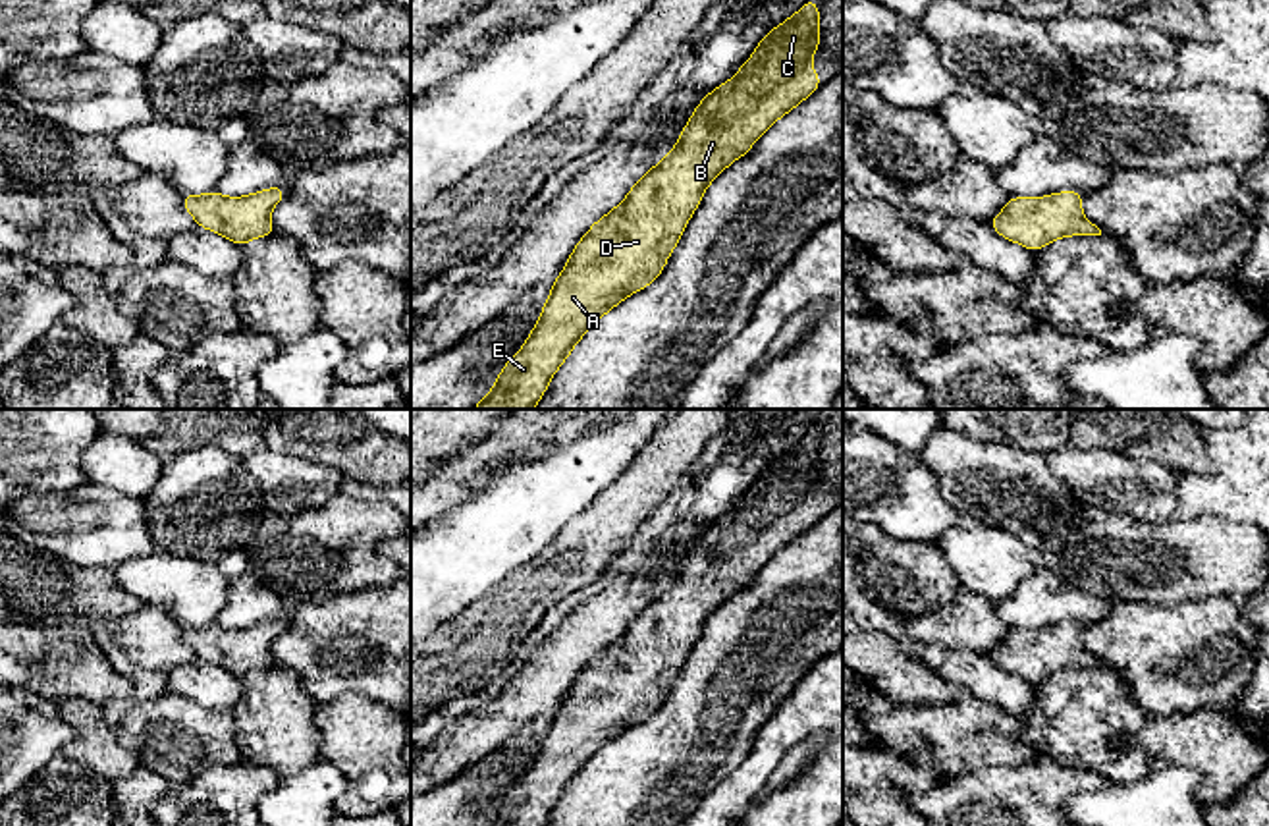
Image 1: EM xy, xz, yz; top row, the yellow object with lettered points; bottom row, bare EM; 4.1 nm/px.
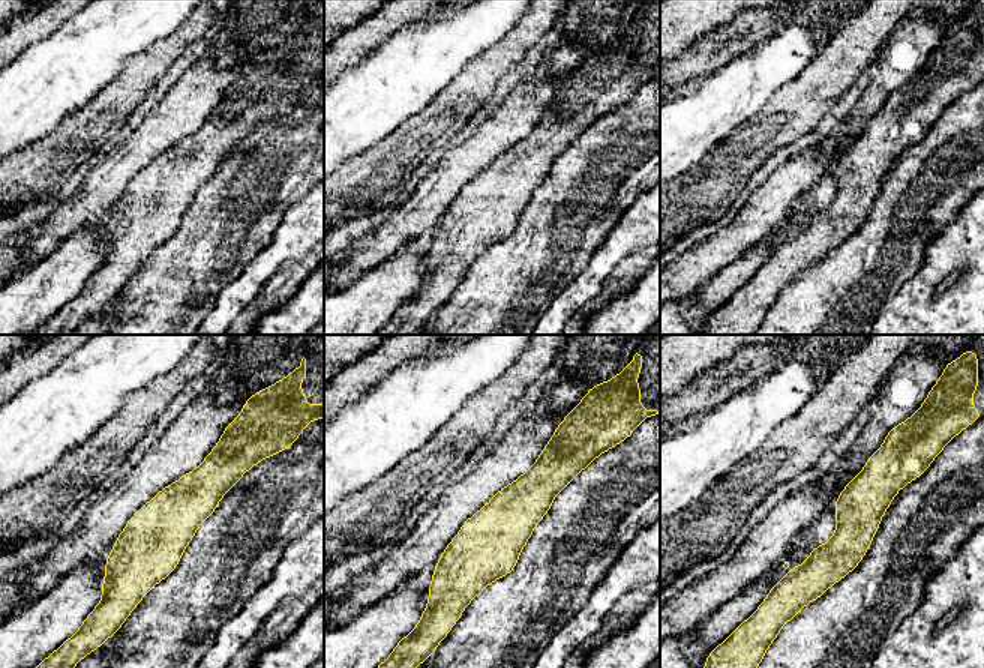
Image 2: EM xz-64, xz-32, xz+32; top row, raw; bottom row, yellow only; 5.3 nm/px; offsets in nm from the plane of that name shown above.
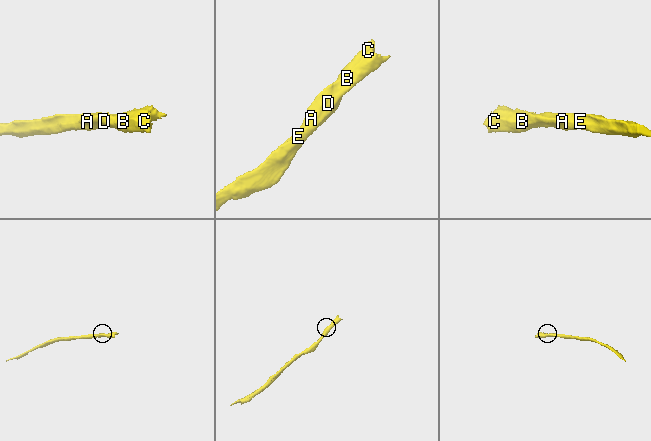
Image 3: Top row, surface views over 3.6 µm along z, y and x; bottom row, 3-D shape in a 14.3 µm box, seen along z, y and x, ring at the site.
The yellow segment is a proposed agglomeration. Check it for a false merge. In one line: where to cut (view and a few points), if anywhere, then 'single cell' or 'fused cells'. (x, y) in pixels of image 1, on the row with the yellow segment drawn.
cut none; single cell

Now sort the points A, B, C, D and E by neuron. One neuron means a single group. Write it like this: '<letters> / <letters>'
A B C D E

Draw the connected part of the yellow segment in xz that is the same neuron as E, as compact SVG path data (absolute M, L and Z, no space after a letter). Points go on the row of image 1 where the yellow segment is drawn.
M806 0L795 15L768 31L727 83L700 100L667 156L579 239L525 345L503 365L488 396L472 409L534 409L580 338L625 297L648 288L663 272L708 185L742 158L779 118L822 87L812 69L818 48L820 6Z

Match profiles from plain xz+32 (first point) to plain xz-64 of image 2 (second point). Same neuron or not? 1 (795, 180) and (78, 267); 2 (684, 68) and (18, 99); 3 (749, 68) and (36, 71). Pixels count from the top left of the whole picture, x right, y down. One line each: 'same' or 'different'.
1: different
2: different
3: same

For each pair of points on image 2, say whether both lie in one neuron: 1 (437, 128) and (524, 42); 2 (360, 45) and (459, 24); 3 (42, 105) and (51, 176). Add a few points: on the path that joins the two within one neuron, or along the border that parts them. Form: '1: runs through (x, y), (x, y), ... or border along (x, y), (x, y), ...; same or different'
1: runs through (452, 104), (500, 57); same
2: border along (404, 26), (372, 47), (356, 65); different
3: border along (72, 111), (50, 132), (15, 152); different

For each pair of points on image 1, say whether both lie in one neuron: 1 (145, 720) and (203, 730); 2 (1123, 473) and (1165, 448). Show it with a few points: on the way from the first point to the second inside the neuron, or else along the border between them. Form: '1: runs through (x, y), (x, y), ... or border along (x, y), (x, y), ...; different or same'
1: runs through (159, 730), (189, 730); same
2: border along (1102, 448), (1152, 460), (1171, 471); different

